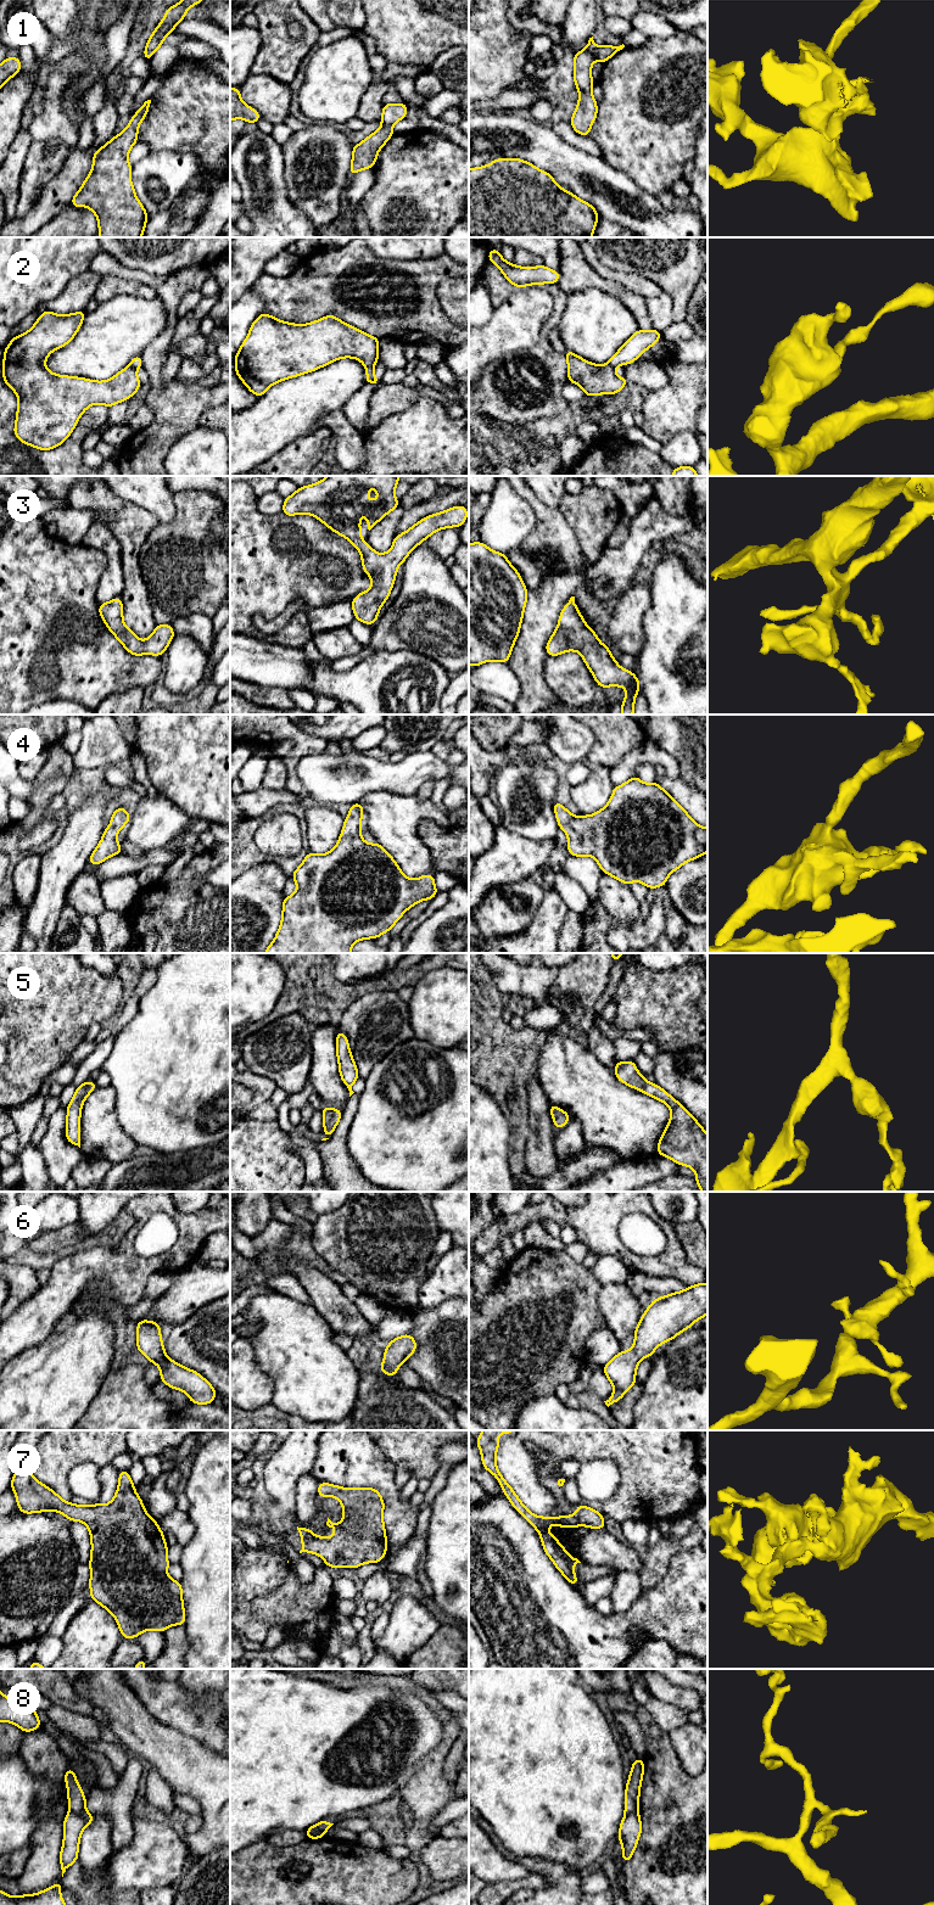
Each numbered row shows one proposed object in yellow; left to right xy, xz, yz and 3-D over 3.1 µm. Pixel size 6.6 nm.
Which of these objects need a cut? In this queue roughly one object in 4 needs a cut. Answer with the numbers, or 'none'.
1, 2, 8

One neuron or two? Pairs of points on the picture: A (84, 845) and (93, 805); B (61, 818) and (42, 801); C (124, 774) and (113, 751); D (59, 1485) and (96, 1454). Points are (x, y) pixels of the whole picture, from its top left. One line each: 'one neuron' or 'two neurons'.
A: one neuron
B: one neuron
C: two neurons
D: one neuron

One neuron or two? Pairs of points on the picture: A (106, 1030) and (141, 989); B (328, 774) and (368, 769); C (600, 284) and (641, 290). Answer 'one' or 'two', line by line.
A: one
B: one
C: two

